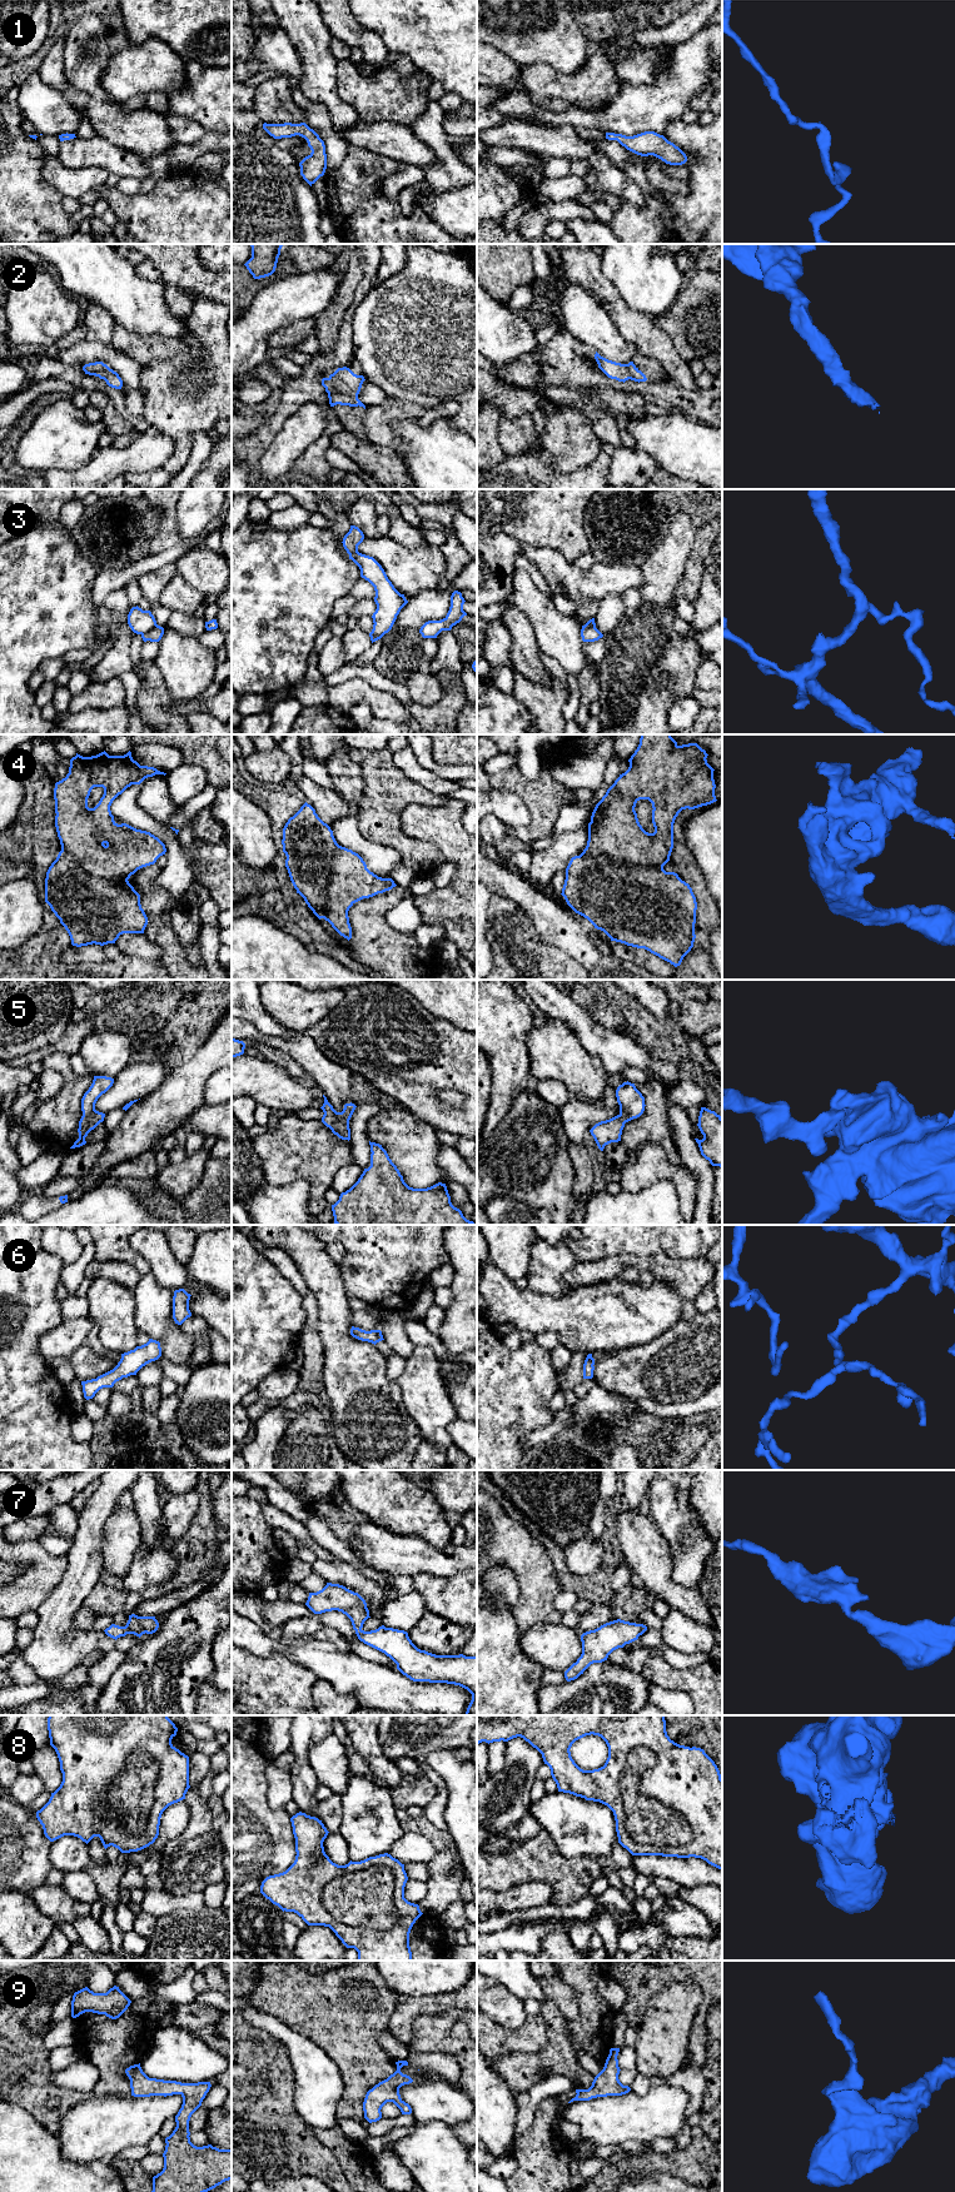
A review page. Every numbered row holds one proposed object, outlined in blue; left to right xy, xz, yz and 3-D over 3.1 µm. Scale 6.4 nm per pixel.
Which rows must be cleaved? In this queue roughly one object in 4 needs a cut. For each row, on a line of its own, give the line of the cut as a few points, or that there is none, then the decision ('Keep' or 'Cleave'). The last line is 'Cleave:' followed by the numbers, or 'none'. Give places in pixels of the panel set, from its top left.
1: No split. Keep
2: No split. Keep
3: Split along xy (157, 624), (142, 636). Cleave
4: Split along yz (586, 847), (593, 855), (628, 865), (662, 868). Cleave
5: No split. Keep
6: No split. Keep
7: No split. Keep
8: Split along yz (637, 1745), (655, 1754), (640, 1792), (686, 1819), (684, 1846). Cleave
9: No split. Keep
Cleave: 3, 4, 8

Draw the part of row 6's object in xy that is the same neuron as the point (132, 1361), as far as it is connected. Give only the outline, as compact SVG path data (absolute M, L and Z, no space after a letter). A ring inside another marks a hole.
M153 1339L134 1350L121 1354L118 1365L98 1376L96 1379L81 1381L84 1398L93 1399L103 1388L113 1388L114 1384L123 1378L136 1375L136 1373L146 1364L158 1360L161 1356L160 1342Z

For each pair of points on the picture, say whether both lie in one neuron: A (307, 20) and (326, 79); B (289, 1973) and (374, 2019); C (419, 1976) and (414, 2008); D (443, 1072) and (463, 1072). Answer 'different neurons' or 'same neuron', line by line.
A: same neuron
B: same neuron
C: different neurons
D: same neuron

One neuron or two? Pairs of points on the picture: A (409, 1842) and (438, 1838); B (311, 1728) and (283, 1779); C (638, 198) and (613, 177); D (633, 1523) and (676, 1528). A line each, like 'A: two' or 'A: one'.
A: two
B: two
C: one
D: two

